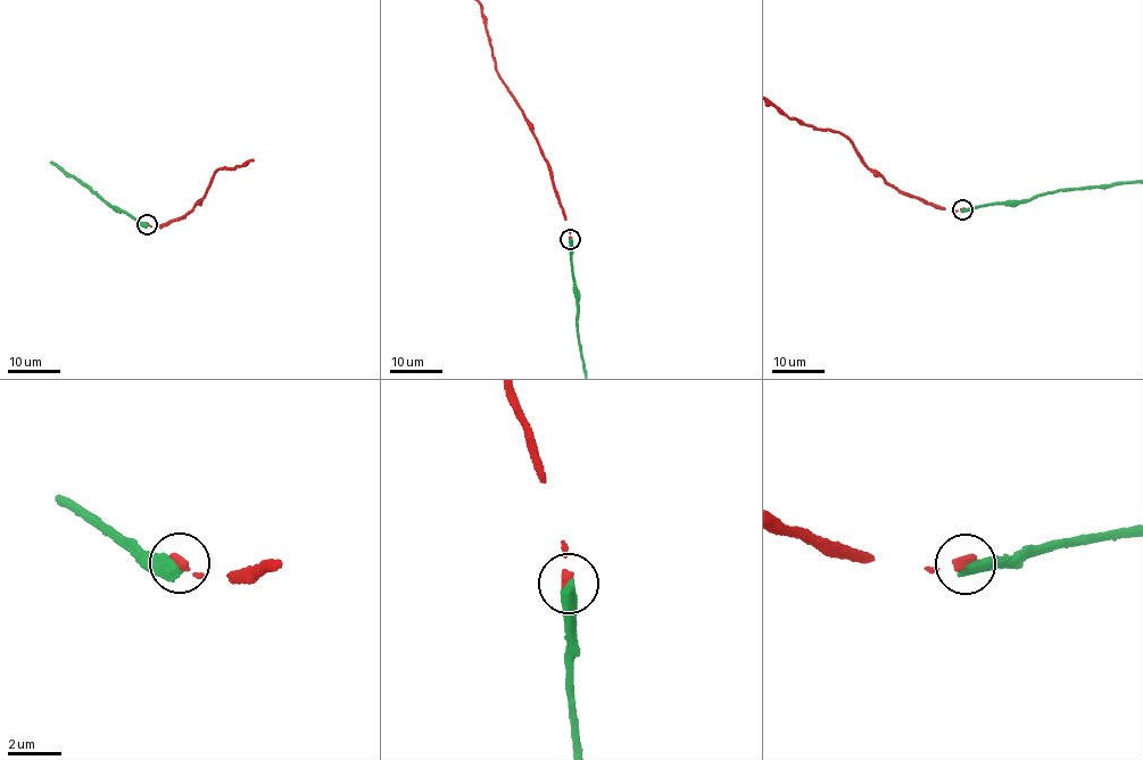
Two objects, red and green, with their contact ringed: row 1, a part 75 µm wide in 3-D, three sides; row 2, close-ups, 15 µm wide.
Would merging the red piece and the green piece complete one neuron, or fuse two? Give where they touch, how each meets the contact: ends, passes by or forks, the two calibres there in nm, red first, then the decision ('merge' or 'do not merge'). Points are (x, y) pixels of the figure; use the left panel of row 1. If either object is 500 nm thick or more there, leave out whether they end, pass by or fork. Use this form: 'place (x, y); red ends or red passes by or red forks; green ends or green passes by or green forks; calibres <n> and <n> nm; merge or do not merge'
place (147, 224); calibres 280 and 550 nm; merge

